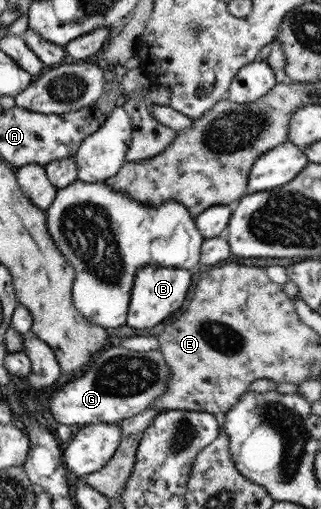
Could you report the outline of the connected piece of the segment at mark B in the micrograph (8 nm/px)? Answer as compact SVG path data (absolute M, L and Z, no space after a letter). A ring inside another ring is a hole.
M143 266L137 269L135 282L131 292L131 301L126 319L126 325L135 329L145 329L145 327L155 327L173 315L177 309L183 305L187 291L191 285L190 270L183 268L166 268L161 266Z

